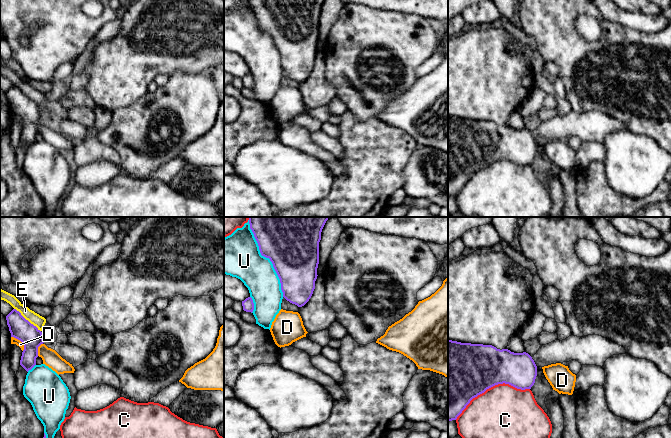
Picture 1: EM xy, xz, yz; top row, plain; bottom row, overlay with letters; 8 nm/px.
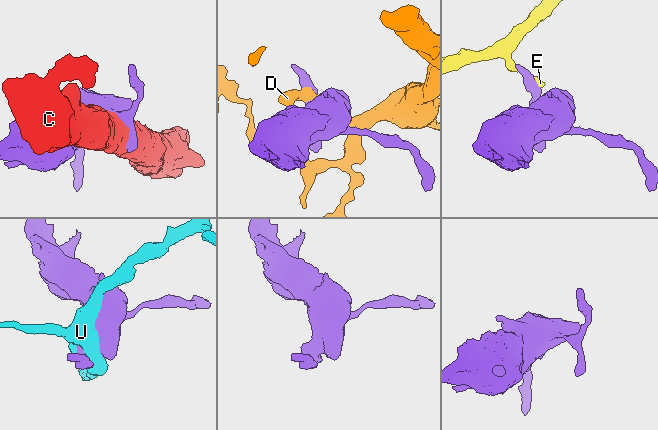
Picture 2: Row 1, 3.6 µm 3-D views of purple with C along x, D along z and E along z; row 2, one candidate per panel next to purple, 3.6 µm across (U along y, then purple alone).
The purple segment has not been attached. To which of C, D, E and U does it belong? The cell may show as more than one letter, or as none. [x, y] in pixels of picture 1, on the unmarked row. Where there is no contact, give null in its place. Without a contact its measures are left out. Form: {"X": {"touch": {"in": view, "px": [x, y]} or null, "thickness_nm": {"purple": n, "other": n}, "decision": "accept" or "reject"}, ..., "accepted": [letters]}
{"C": {"touch": {"in": "yz", "px": [490, 163]}, "thickness_nm": {"purple": 440, "other": 480}, "decision": "reject"}, "D": {"touch": {"in": "xy", "px": [20, 116]}, "thickness_nm": {"purple": 170, "other": 50}, "decision": "reject"}, "E": {"touch": {"in": "xy", "px": [27, 96]}, "thickness_nm": {"purple": 170, "other": 90}, "decision": "reject"}, "U": {"touch": {"in": "xz", "px": [269, 34]}, "thickness_nm": {"purple": 400, "other": 340}, "decision": "reject"}, "accepted": []}

